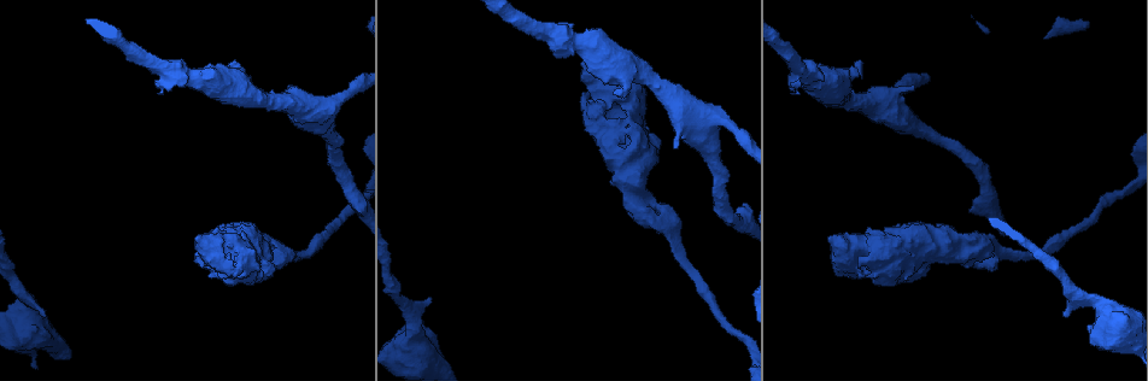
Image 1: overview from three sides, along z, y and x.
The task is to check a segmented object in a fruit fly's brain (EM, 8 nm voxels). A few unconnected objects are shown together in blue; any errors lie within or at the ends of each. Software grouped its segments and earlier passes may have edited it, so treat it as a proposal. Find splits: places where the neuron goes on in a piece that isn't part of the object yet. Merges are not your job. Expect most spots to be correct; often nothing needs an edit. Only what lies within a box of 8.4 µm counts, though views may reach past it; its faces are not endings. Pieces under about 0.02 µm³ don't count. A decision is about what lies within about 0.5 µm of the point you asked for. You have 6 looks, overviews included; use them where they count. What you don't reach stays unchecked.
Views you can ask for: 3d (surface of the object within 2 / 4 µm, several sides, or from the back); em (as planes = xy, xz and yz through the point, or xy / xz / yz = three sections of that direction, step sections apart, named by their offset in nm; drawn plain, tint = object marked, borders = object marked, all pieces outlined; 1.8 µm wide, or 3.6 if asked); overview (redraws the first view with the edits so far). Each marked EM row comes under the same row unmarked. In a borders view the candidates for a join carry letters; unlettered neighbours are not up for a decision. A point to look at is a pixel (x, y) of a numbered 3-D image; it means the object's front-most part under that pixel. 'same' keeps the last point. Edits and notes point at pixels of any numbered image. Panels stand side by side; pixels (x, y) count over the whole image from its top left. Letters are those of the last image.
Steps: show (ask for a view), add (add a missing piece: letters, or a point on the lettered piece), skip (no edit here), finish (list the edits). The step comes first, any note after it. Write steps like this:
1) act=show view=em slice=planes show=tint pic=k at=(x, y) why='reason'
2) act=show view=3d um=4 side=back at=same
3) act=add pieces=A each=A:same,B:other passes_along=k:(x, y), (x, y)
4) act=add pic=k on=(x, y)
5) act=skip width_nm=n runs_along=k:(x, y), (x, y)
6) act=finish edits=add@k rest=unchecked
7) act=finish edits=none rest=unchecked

act=show view=3d um=4 pic=1 at=(159, 94) why='free end'

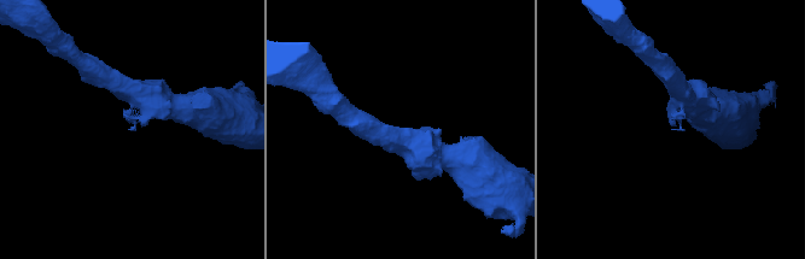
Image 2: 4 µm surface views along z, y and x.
act=show view=em slice=planes show=borders pic=2 at=(133, 130) why='now the EM'

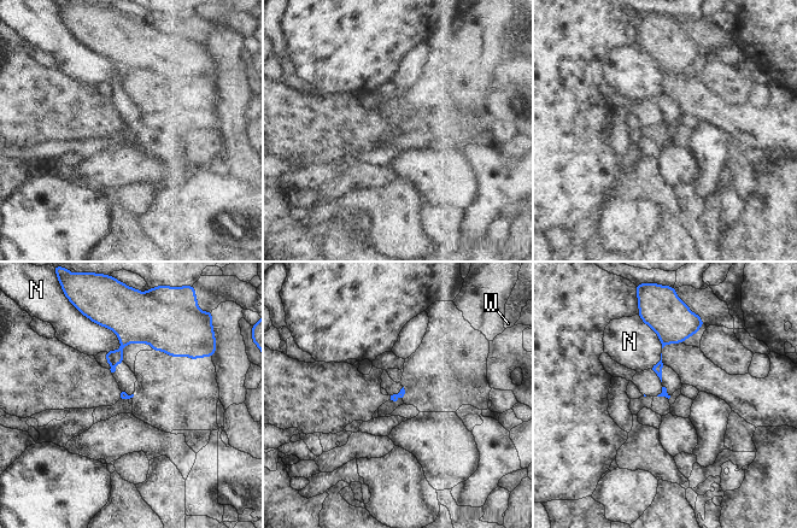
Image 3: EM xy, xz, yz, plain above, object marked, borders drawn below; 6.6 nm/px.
act=skip each=N:other,W:other border=3:(92, 321), (110, 328), (121, 346) found='none of them fits'

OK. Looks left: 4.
act=show view=em um=3.6 slice=planes show=borders pic=1 at=(862, 66) why='free end'

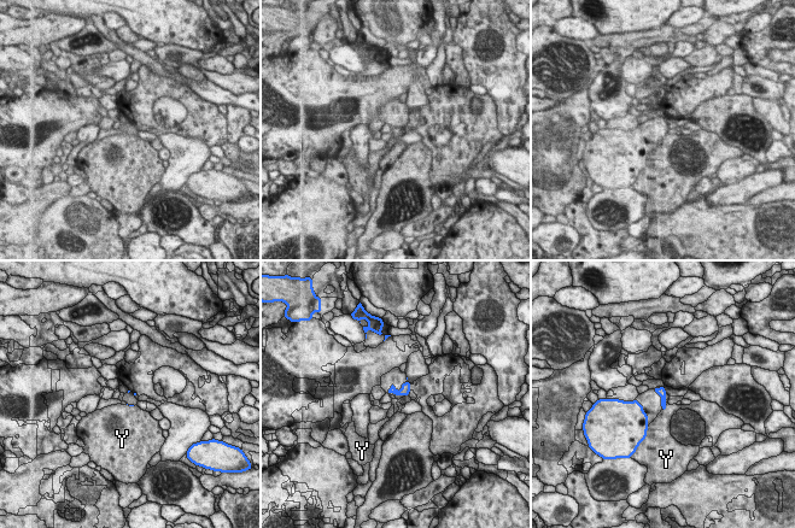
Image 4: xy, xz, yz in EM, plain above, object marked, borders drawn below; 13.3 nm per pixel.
act=skip each=Y:other border=4:(666, 405), (665, 411) found='none of them fits'

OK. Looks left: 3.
act=show view=em slice=yz step=16 show=tint pic=1 at=(656, 225) why='an open end'

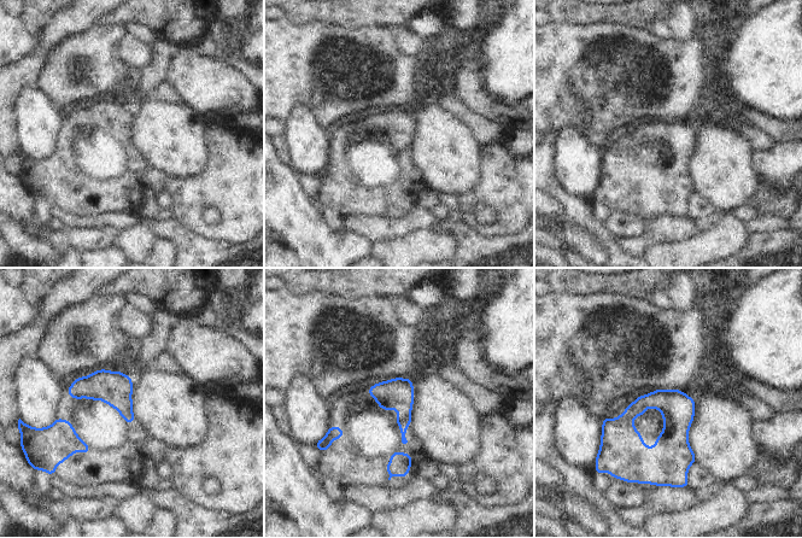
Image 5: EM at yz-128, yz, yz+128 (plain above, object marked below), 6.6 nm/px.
act=show view=em slice=planes show=borders at=same why='cut it another way'

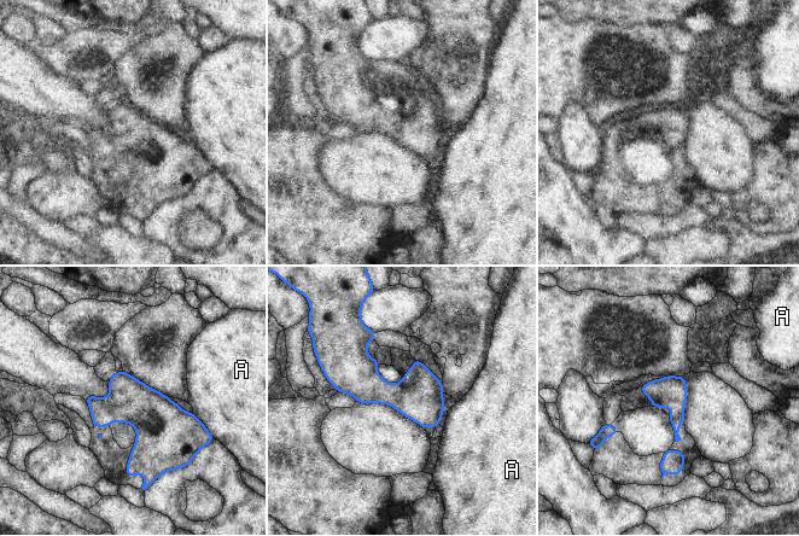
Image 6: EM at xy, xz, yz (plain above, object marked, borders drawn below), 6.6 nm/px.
act=skip each=A:other border=6:(192, 413), (209, 432) found='no lettered piece goes on from it'

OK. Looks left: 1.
act=finish edits=none rest=unchecked

